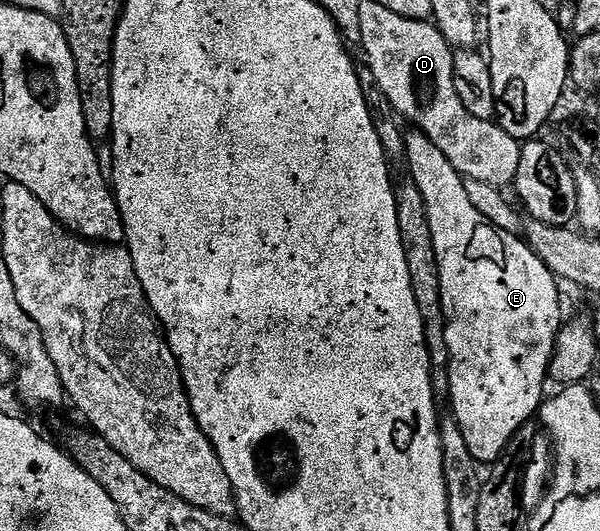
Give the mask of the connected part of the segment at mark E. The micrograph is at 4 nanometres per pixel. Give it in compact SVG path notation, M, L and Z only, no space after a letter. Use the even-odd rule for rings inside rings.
M421 131L406 134L405 165L411 168L414 188L422 195L427 207L435 262L439 264L441 275L441 303L447 320L445 368L447 385L451 388L449 409L460 425L473 459L478 463L494 463L506 453L516 431L538 414L545 400L543 384L549 381L551 356L564 320L563 309L559 306L560 286L555 274L541 263L522 236L503 232L473 207L467 181L459 176L453 163L449 163L431 137Z

